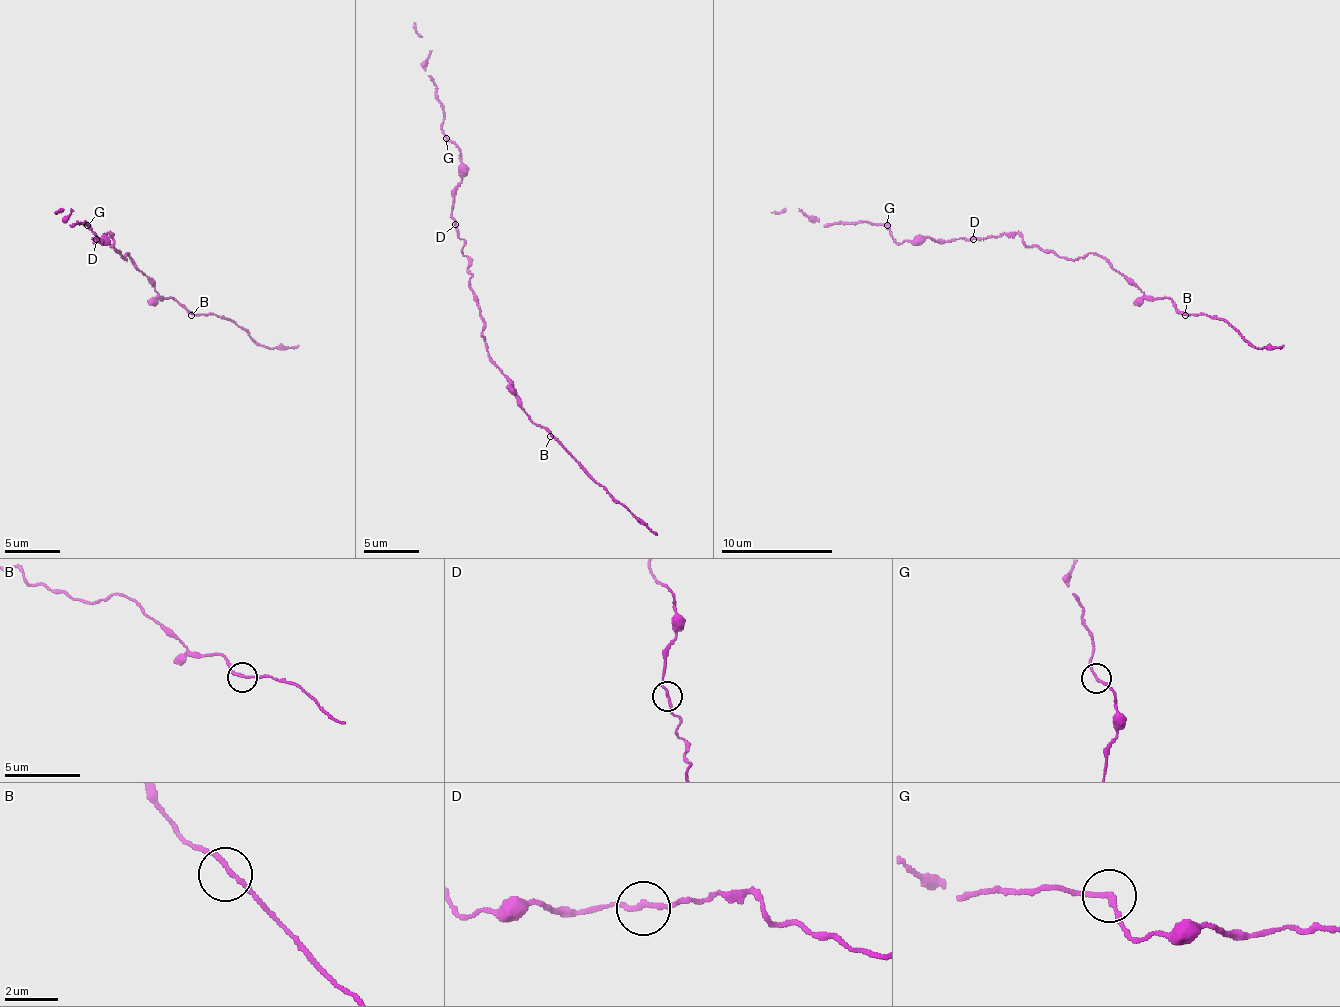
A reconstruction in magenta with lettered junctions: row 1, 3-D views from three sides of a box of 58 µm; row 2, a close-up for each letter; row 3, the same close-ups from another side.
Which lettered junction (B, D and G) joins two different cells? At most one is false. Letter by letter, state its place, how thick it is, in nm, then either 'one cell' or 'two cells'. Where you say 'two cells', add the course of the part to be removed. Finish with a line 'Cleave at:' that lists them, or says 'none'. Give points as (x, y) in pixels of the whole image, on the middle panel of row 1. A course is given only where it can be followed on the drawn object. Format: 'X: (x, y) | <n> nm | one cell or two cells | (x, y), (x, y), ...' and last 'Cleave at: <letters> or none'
B: (550, 436) | 170 nm | one cell
D: (455, 224) | 170 nm | one cell
G: (446, 138) | 170 nm | one cell
Cleave at: none

